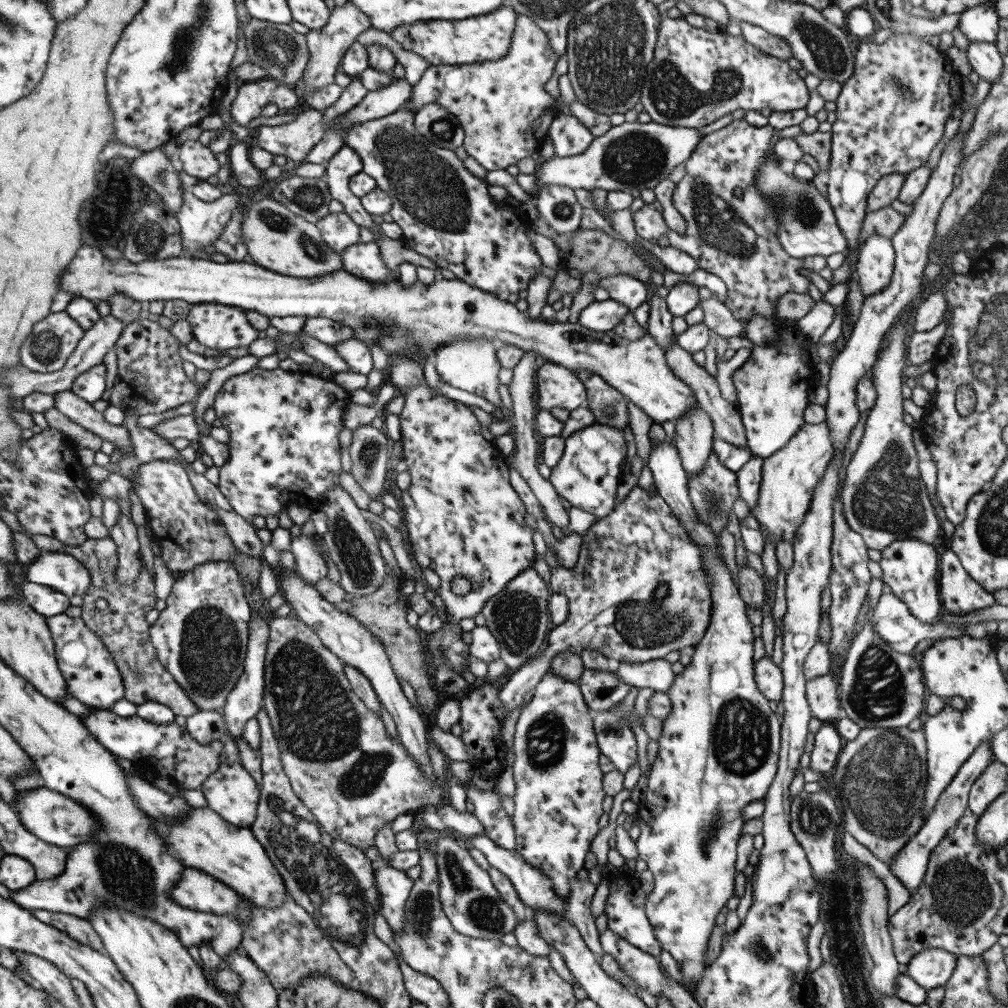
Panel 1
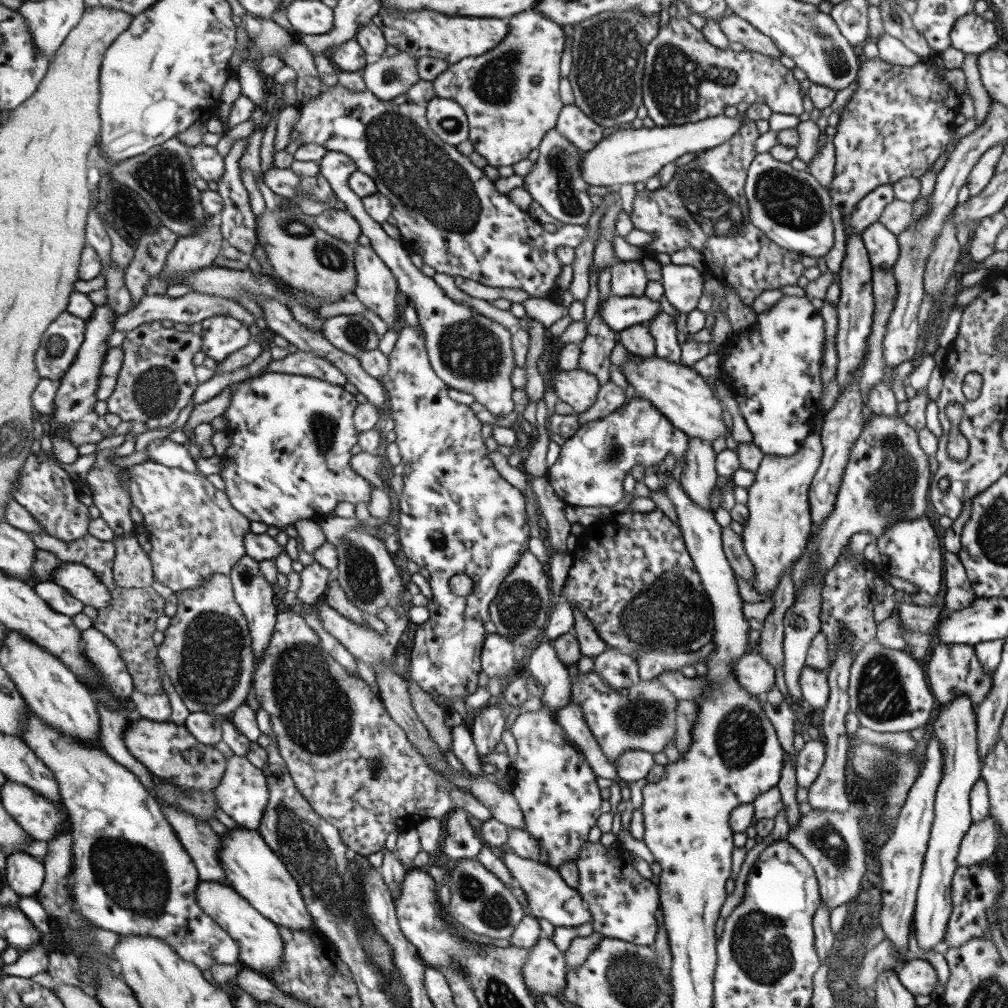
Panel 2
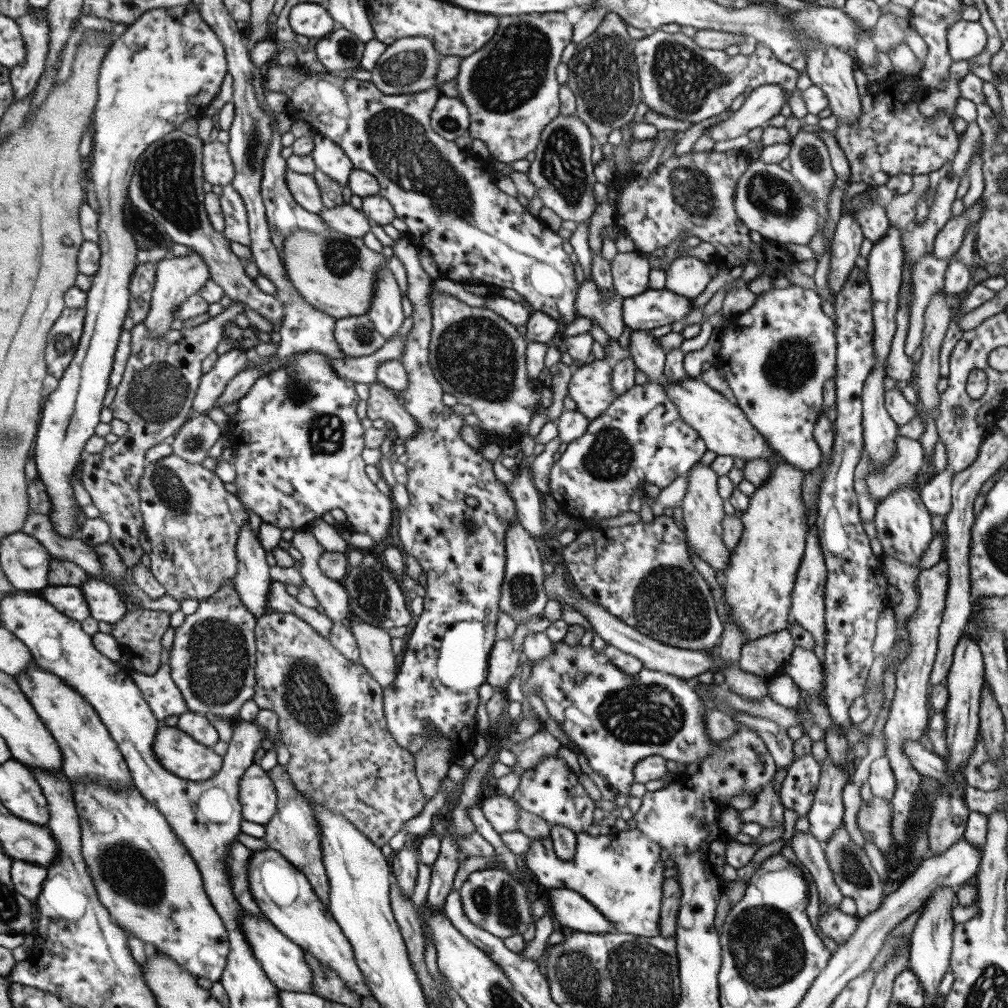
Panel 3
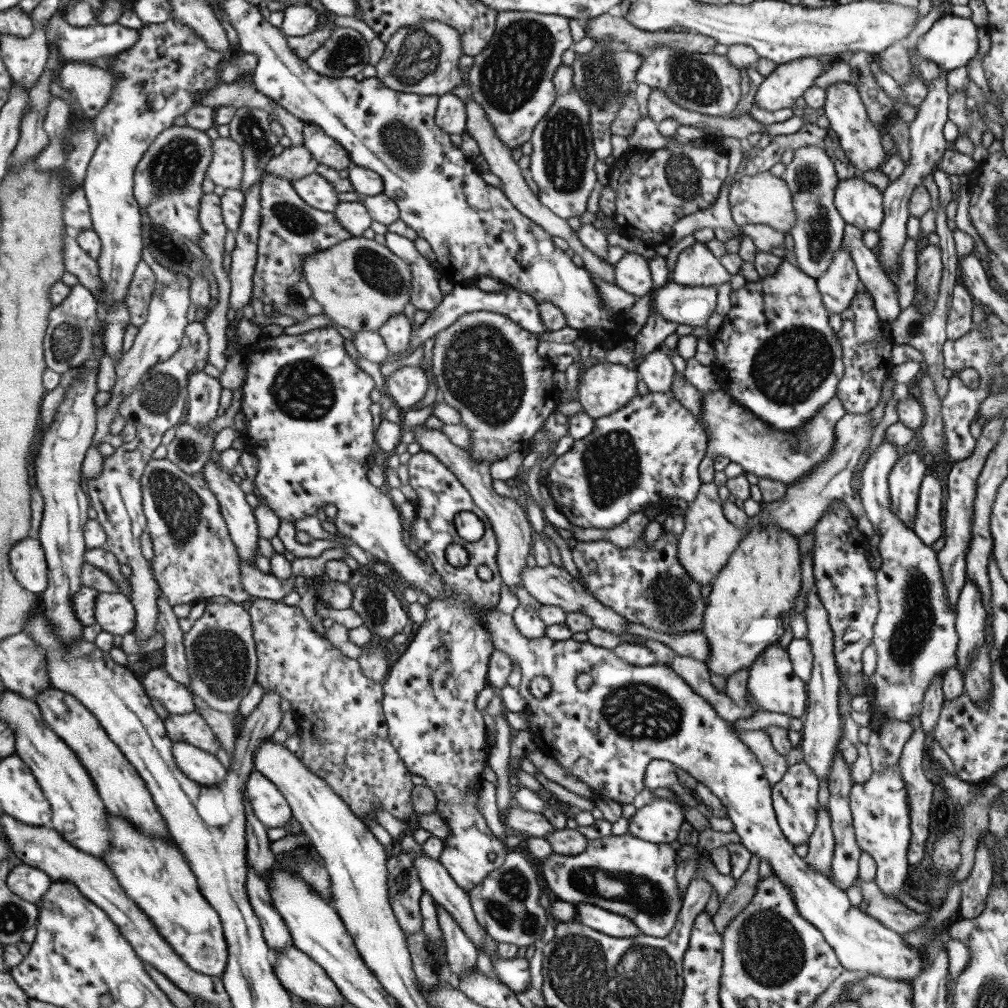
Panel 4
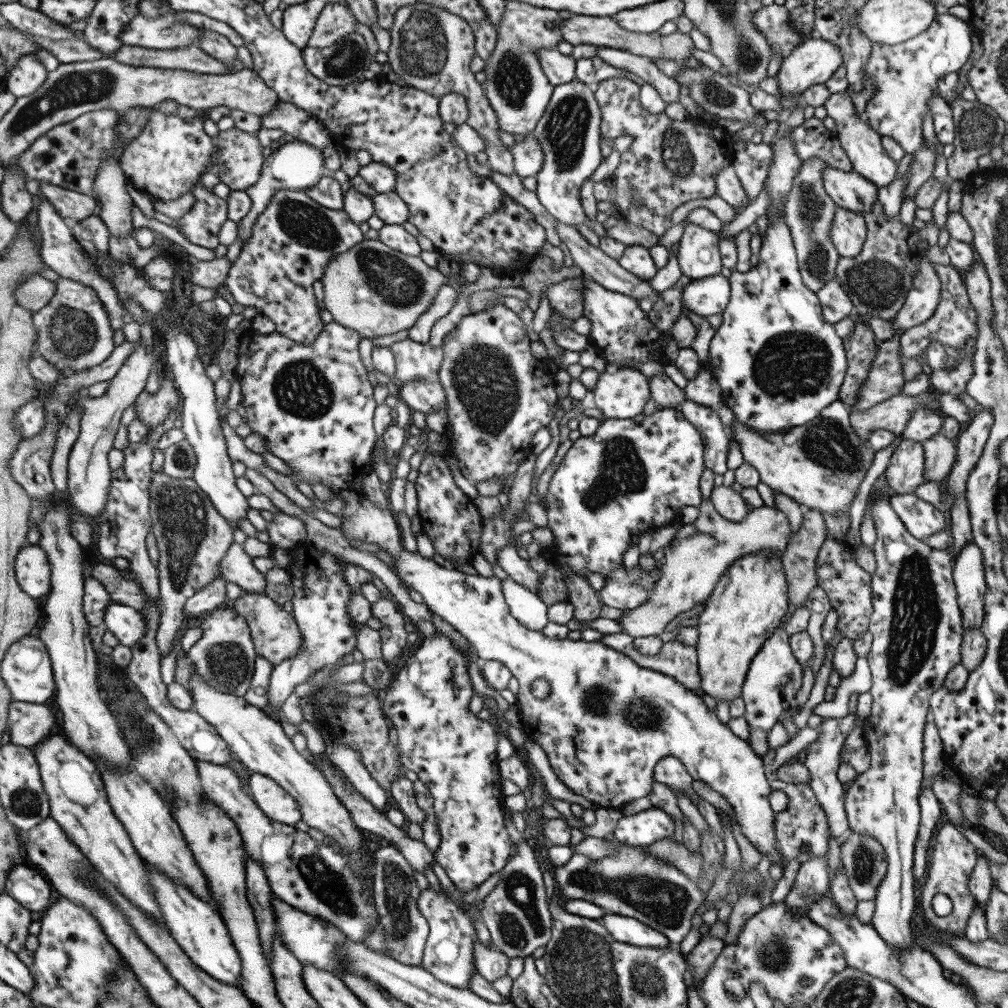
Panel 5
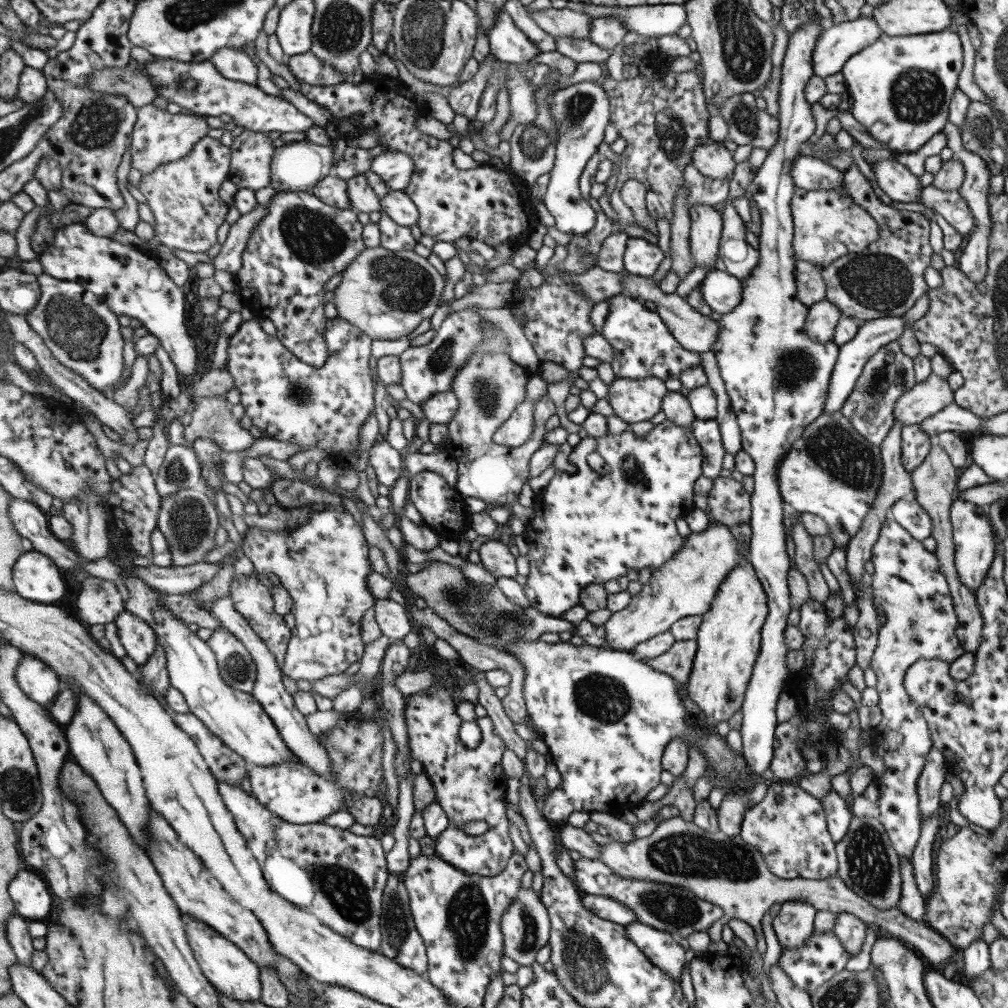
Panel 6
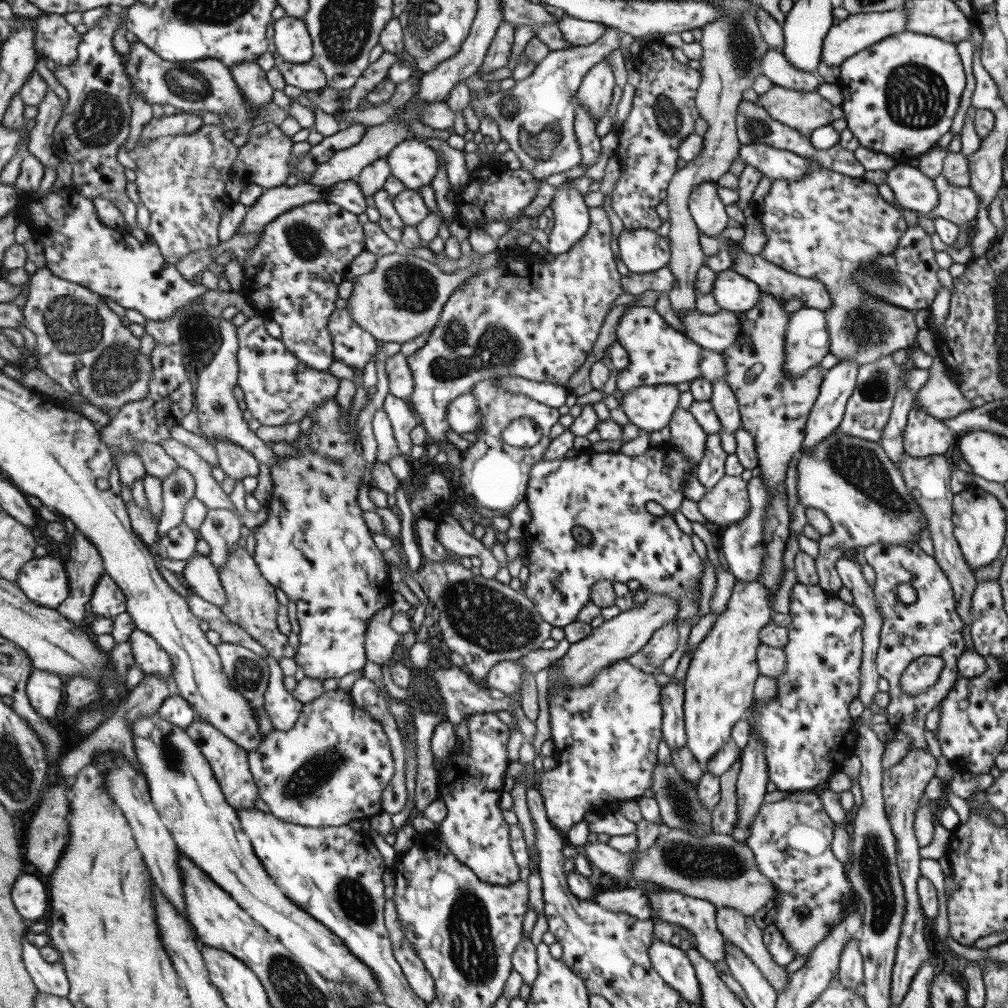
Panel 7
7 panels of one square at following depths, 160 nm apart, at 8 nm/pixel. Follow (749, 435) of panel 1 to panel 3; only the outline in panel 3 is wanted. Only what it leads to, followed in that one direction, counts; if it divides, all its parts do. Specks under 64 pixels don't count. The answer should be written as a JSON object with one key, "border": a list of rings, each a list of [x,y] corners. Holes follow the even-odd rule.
{"border":[[[791,283],[783,289],[773,288],[757,296],[751,308],[730,317],[721,327],[719,351],[712,364],[723,371],[723,378],[736,398],[736,406],[774,452],[799,470],[812,470],[822,458],[812,430],[821,415],[823,386],[835,376],[836,326],[821,311],[819,295],[809,288]]]}

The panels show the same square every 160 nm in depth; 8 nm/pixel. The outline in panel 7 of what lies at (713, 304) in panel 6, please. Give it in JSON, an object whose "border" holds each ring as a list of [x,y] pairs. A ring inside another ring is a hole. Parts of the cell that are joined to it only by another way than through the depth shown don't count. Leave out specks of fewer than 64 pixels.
{"border":[[[729,268],[716,272],[710,293],[719,308],[729,312],[743,312],[758,303],[758,286]]]}

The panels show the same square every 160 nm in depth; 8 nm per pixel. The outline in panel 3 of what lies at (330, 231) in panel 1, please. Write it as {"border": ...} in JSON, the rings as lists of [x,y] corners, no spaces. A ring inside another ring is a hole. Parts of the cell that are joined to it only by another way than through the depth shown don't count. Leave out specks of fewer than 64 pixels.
{"border":[[[344,204],[319,211],[320,219],[335,232],[350,237],[362,237],[369,232],[367,217],[358,205]]]}

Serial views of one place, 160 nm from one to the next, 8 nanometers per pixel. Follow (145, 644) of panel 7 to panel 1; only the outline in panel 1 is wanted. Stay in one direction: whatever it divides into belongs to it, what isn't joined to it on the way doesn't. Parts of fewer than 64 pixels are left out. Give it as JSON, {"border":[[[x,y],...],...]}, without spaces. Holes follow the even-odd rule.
{"border":[[[42,552],[26,566],[27,579],[52,586],[67,596],[82,597],[92,583],[90,570],[69,553]]]}

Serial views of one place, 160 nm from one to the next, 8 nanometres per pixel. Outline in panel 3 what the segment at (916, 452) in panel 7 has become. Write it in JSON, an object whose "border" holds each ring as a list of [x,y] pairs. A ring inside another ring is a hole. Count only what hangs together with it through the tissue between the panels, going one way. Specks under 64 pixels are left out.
{"border":[[[903,485],[877,503],[874,510],[874,527],[876,538],[881,544],[881,554],[887,554],[917,568],[919,568],[919,558],[925,552],[934,532],[931,529],[929,511],[919,497],[918,488],[916,485],[911,487]]]}

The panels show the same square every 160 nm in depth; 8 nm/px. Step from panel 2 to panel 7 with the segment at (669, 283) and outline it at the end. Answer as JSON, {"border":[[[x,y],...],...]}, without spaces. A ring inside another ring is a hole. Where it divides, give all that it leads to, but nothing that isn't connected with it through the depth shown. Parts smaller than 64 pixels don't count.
{"border":[[[716,181],[704,182],[688,196],[688,211],[698,232],[705,236],[715,237],[731,223],[715,193],[717,187]]]}

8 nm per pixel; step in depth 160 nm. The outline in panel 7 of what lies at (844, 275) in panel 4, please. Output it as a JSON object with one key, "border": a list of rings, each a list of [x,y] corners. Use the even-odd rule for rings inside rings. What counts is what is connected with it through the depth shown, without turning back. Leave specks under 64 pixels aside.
{"border":[[[803,307],[790,313],[783,336],[783,374],[791,380],[801,378],[805,370],[818,366],[829,353],[829,335],[825,313]]]}

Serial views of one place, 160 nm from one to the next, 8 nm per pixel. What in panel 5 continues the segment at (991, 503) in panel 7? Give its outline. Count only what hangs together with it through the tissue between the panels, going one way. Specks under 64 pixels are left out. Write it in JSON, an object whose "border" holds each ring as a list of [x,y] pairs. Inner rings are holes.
{"border":[[[970,540],[952,561],[952,581],[961,611],[962,629],[980,629],[983,621],[984,583],[981,551]]]}

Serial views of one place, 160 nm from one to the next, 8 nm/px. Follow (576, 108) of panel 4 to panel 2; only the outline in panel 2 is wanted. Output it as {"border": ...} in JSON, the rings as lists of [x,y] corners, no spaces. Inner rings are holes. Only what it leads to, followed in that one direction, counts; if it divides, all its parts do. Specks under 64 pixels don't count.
{"border":[[[554,128],[545,132],[537,150],[539,155],[532,163],[531,172],[523,176],[523,188],[551,218],[559,220],[564,225],[585,225],[593,208],[591,208],[591,201],[585,193],[589,186],[583,182],[581,173],[578,171],[580,158],[584,154],[577,151]]]}

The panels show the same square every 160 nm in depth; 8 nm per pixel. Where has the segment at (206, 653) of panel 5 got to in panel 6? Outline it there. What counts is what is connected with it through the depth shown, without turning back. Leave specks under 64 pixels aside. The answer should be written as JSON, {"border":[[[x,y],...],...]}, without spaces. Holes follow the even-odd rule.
{"border":[[[223,625],[214,631],[208,645],[217,655],[225,682],[237,690],[252,693],[258,679],[258,668],[245,643]]]}

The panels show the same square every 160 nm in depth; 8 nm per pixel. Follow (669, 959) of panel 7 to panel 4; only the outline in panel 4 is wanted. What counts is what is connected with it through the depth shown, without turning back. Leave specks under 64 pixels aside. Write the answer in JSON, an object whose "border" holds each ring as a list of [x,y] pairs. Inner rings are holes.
{"border":[[[575,903],[577,920],[593,930],[614,937],[634,937],[639,935],[639,929],[625,917],[602,910],[601,908]]]}

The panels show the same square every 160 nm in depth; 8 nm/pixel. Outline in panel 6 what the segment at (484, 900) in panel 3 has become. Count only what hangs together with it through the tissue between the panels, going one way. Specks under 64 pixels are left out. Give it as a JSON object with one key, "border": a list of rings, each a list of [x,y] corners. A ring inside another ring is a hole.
{"border":[[[519,888],[511,906],[500,916],[500,931],[504,955],[515,961],[518,966],[531,968],[531,964],[535,962],[537,950],[548,943],[550,931],[548,914],[531,888],[529,890]]]}

